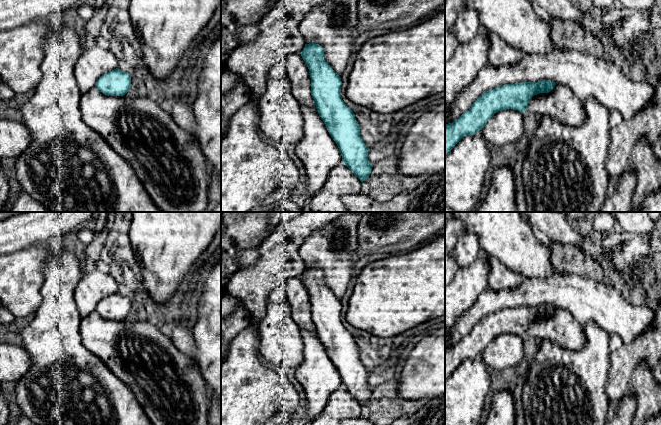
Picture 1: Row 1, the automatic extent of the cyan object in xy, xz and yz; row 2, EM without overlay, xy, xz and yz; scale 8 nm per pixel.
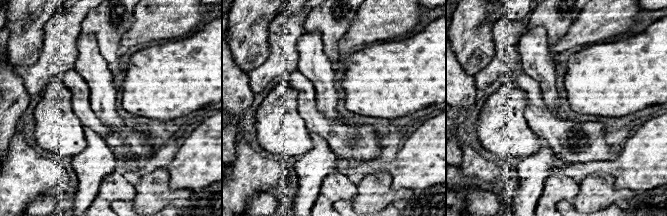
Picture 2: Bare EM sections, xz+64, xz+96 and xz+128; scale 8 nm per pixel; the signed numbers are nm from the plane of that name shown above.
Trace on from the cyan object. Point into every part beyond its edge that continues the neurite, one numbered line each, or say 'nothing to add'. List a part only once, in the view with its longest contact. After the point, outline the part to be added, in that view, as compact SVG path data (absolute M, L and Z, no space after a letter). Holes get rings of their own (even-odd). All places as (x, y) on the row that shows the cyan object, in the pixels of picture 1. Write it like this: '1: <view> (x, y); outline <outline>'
nothing to add

